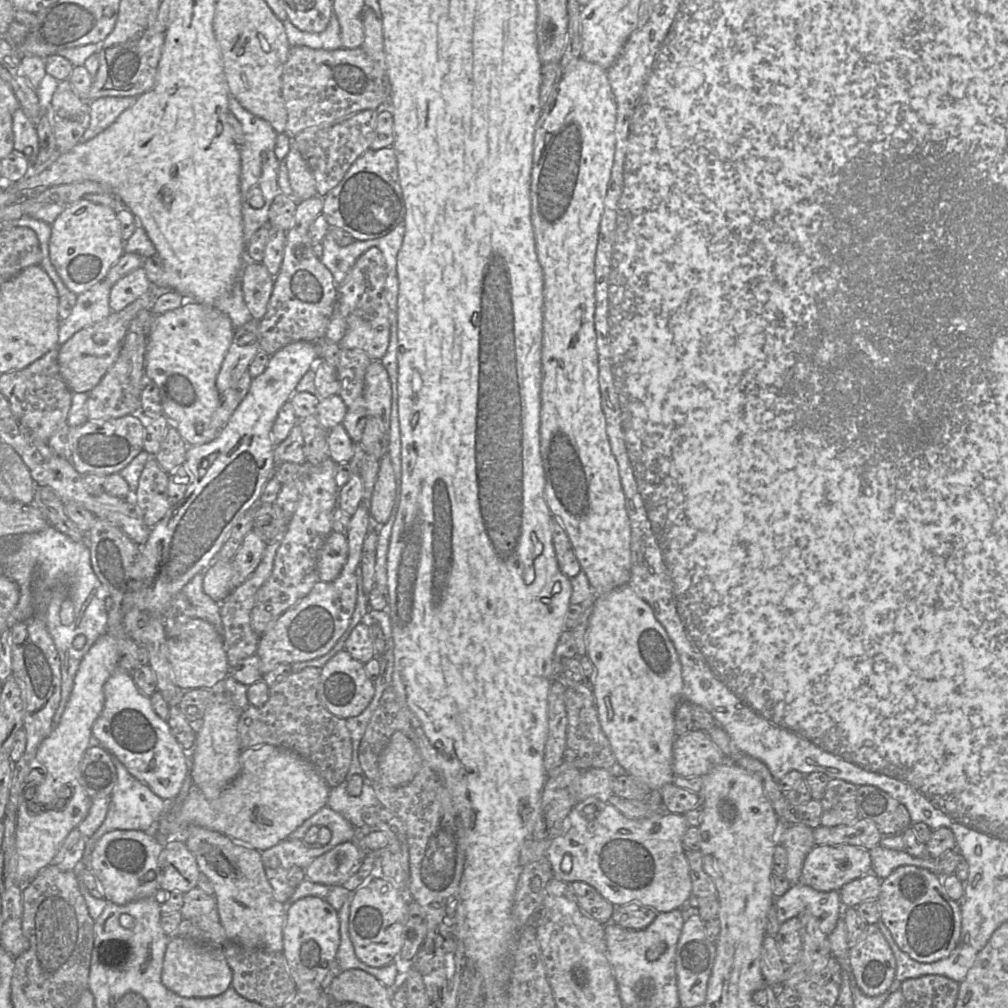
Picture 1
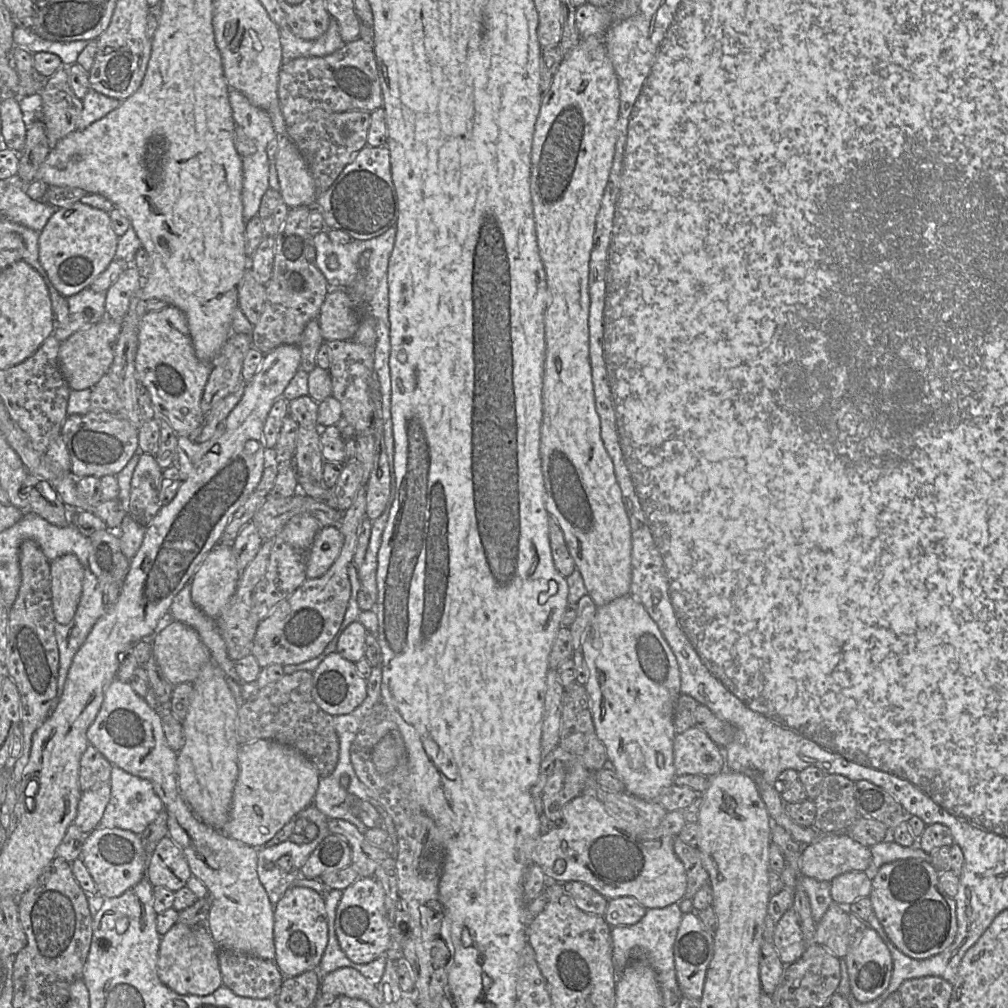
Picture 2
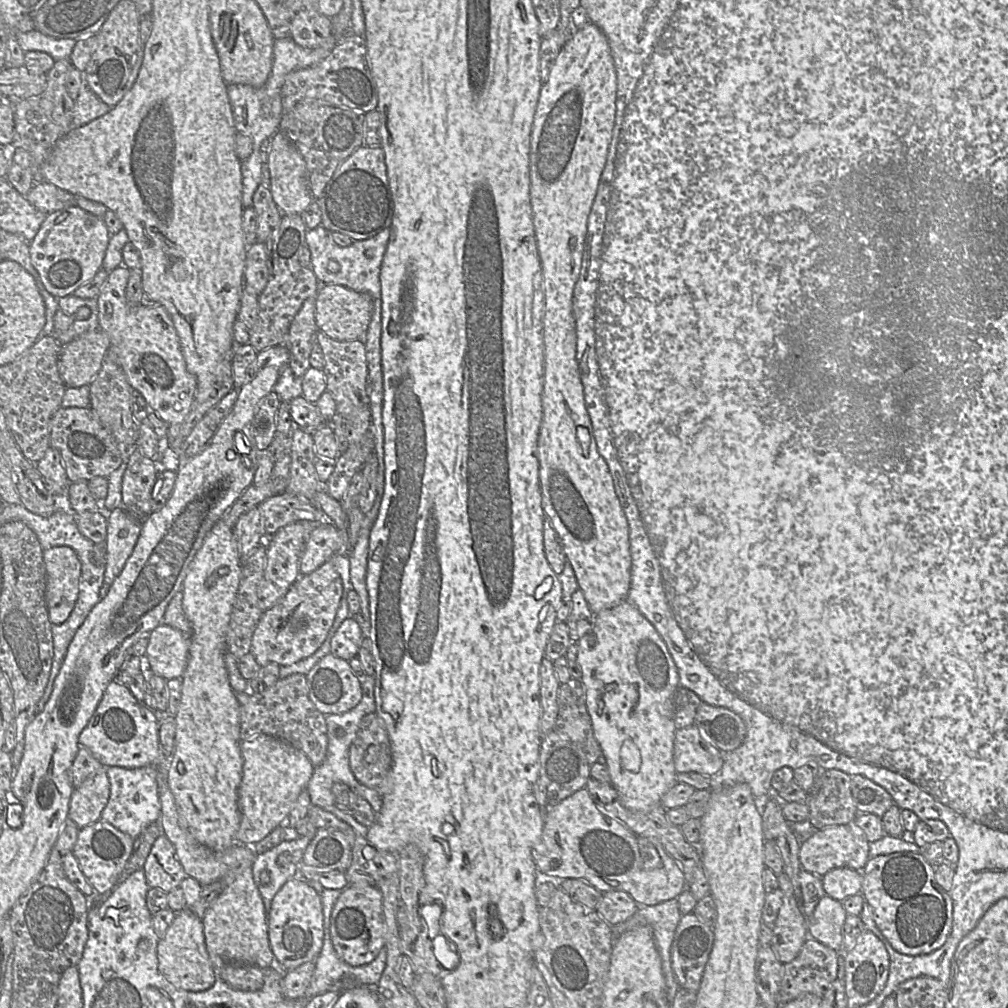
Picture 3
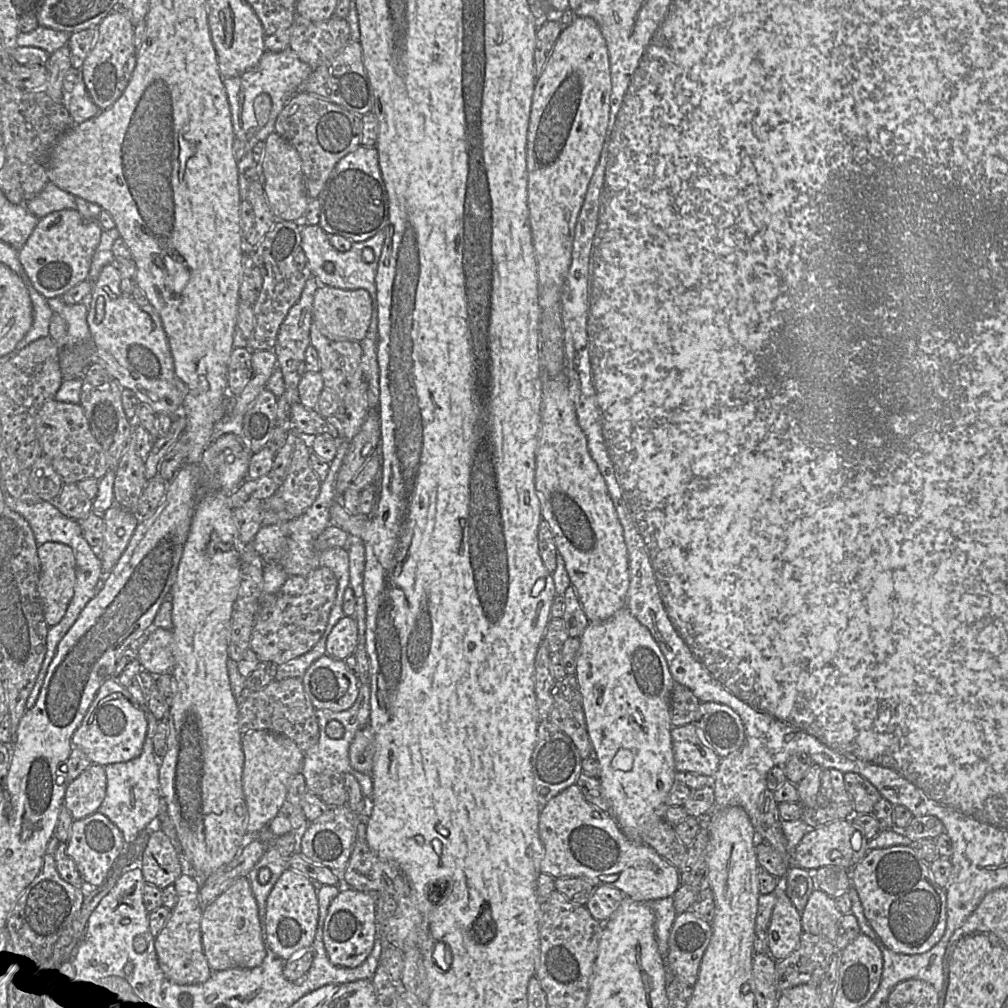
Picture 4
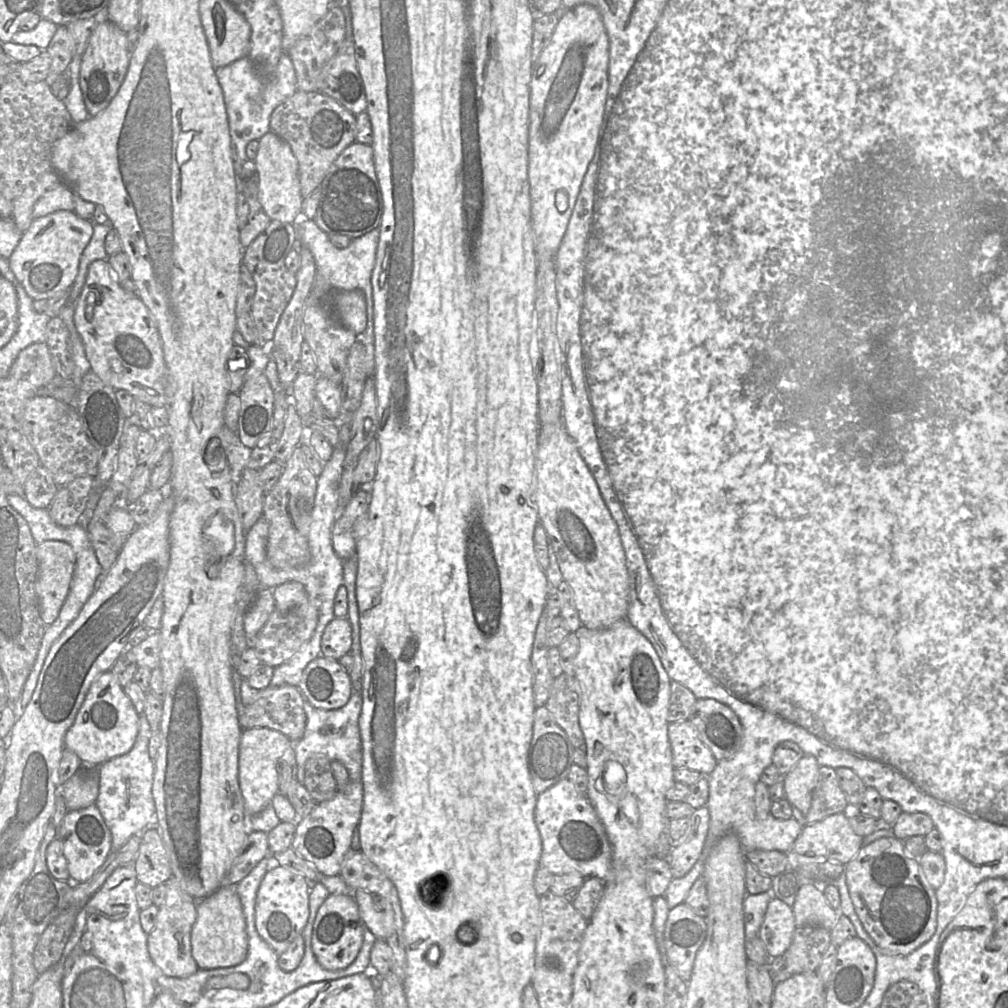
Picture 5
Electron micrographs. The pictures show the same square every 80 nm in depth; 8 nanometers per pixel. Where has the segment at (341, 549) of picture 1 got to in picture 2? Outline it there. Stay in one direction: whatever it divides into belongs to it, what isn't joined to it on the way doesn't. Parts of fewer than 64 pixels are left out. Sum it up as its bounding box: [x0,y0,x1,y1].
[307,527,343,578]

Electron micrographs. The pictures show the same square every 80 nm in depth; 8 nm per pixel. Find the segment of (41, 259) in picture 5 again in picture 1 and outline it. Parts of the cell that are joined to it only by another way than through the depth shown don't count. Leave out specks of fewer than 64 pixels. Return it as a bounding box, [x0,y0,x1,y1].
[49,198,125,295]

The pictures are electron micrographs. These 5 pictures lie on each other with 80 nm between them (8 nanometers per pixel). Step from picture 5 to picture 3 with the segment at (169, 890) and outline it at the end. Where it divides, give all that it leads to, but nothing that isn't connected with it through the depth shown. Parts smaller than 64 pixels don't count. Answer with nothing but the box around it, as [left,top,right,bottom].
[157,876,217,991]

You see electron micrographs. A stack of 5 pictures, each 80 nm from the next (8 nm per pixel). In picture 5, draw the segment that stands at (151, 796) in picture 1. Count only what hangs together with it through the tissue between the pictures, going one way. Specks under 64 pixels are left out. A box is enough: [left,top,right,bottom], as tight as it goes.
[98,714,156,852]

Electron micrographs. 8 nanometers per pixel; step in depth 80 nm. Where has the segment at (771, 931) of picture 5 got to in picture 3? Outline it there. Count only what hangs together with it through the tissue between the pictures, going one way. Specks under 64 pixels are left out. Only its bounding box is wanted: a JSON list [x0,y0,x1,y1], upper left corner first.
[771,871,808,964]

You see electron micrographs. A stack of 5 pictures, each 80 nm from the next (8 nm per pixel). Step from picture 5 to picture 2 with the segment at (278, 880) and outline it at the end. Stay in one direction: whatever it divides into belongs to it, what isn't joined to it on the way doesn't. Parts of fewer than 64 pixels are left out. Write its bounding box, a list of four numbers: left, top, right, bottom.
[274,886,328,977]

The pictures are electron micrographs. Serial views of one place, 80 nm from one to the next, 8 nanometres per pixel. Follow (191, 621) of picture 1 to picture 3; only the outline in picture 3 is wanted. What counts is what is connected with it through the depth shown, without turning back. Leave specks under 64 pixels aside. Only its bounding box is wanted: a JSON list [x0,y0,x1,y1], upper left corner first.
[144,624,189,680]

